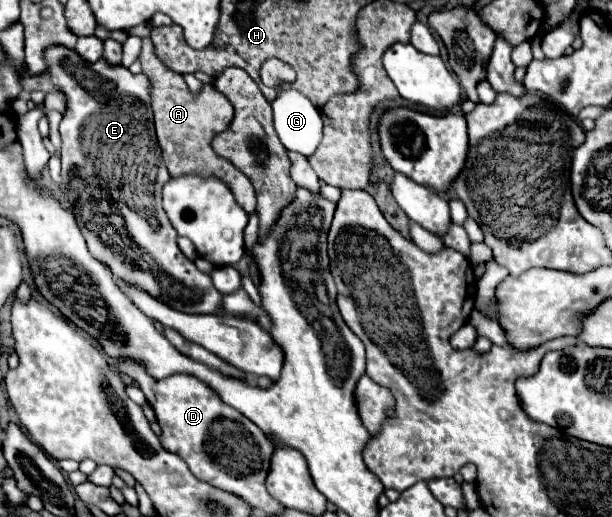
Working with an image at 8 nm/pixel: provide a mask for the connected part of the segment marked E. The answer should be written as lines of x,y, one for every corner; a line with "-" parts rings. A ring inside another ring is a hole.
51,48
51,52
47,52
47,64
51,64
53,76
47,76
47,80
31,80
25,72
23,86
27,92
61,90
67,96
67,112
63,114
59,126
63,164
61,176
69,204
93,256
105,262
121,280
139,284
139,288
151,292
151,296
163,300
179,312
221,314
223,294
213,286
209,274
199,272
191,260
187,260
187,264
183,262
185,254
177,246
177,232
171,228
171,222
161,206
161,188
169,180
169,172
163,164
155,136
149,80
143,74
131,74
123,66
103,64
103,60
87,64
75,56
75,50
67,52
67,48

